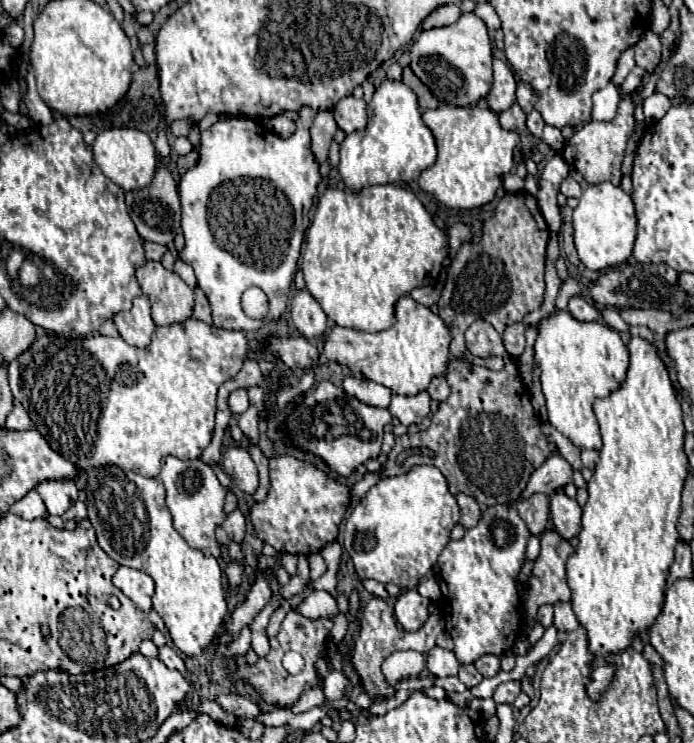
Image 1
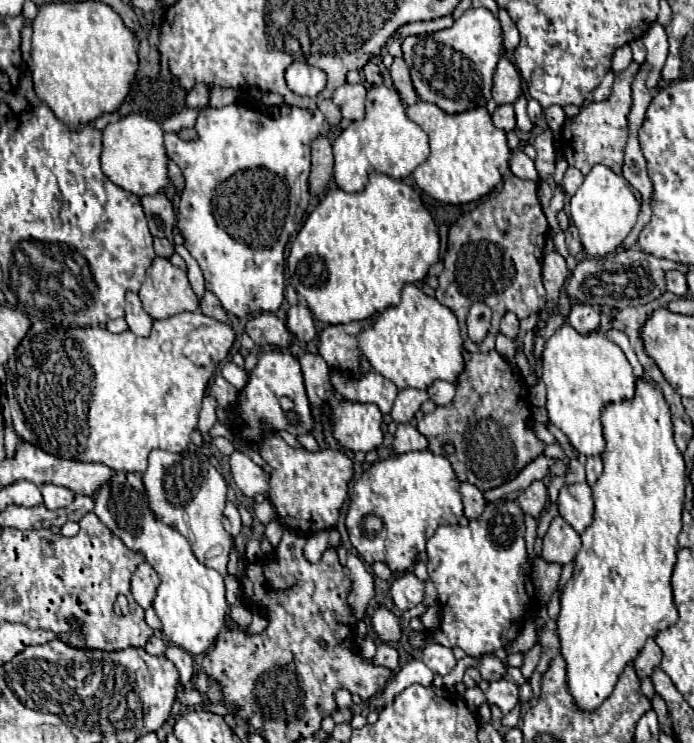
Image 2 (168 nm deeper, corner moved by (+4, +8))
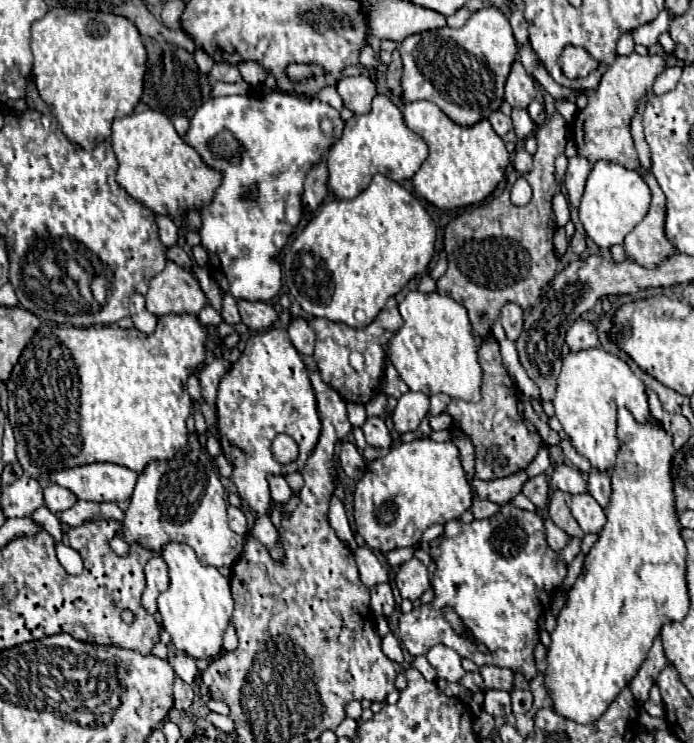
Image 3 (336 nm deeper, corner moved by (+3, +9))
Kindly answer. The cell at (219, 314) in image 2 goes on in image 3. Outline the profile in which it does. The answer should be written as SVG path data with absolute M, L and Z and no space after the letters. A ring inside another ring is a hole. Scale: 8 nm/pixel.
M226 293L224 295L224 301L222 301L222 319L228 323L228 325L238 325L242 323L242 317L238 313L238 307L236 307L236 299Z

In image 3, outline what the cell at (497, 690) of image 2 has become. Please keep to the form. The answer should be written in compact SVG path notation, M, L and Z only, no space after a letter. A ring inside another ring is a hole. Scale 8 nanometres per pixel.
M488 689L484 695L484 711L490 713L496 721L510 715L512 713L510 693L502 691L502 689Z

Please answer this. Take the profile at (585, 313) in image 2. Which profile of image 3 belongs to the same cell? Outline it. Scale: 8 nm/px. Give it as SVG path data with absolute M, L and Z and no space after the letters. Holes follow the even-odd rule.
M578 319L570 327L570 331L566 333L566 343L568 343L570 351L574 351L574 353L596 347L598 345L598 339L596 339L596 331L594 331L592 323L586 321L586 319Z

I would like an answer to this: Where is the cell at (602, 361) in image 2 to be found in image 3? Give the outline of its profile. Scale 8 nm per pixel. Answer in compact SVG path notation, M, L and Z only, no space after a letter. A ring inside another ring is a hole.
M600 347L568 353L564 357L552 403L556 407L556 417L570 437L574 449L598 471L610 471L616 465L616 453L620 451L620 439L616 437L616 409L626 407L632 411L638 423L648 423L650 417L644 383L622 359L606 353Z

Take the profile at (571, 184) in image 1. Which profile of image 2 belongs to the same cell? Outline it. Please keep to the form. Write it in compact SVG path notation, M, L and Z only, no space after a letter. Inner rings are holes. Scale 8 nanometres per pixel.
M569 166L567 172L565 172L565 178L563 178L563 188L565 188L565 192L567 192L569 196L573 196L573 194L579 190L583 178L585 178L585 176L583 176L581 172L577 172L577 168Z

